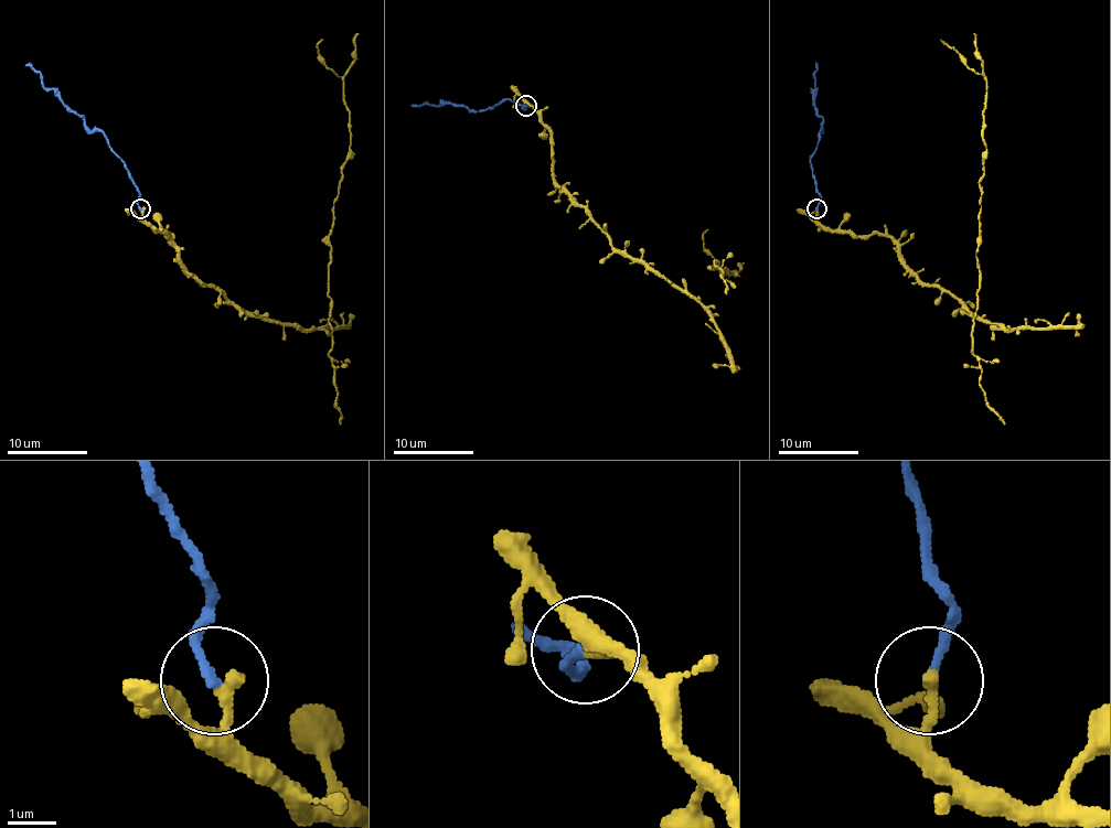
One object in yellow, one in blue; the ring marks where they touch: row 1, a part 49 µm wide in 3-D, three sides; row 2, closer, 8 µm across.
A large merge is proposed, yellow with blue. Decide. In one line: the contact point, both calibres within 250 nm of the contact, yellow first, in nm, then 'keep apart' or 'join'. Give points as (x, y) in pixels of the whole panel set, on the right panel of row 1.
place (816, 208); calibres 260 and 190 nm; keep apart

